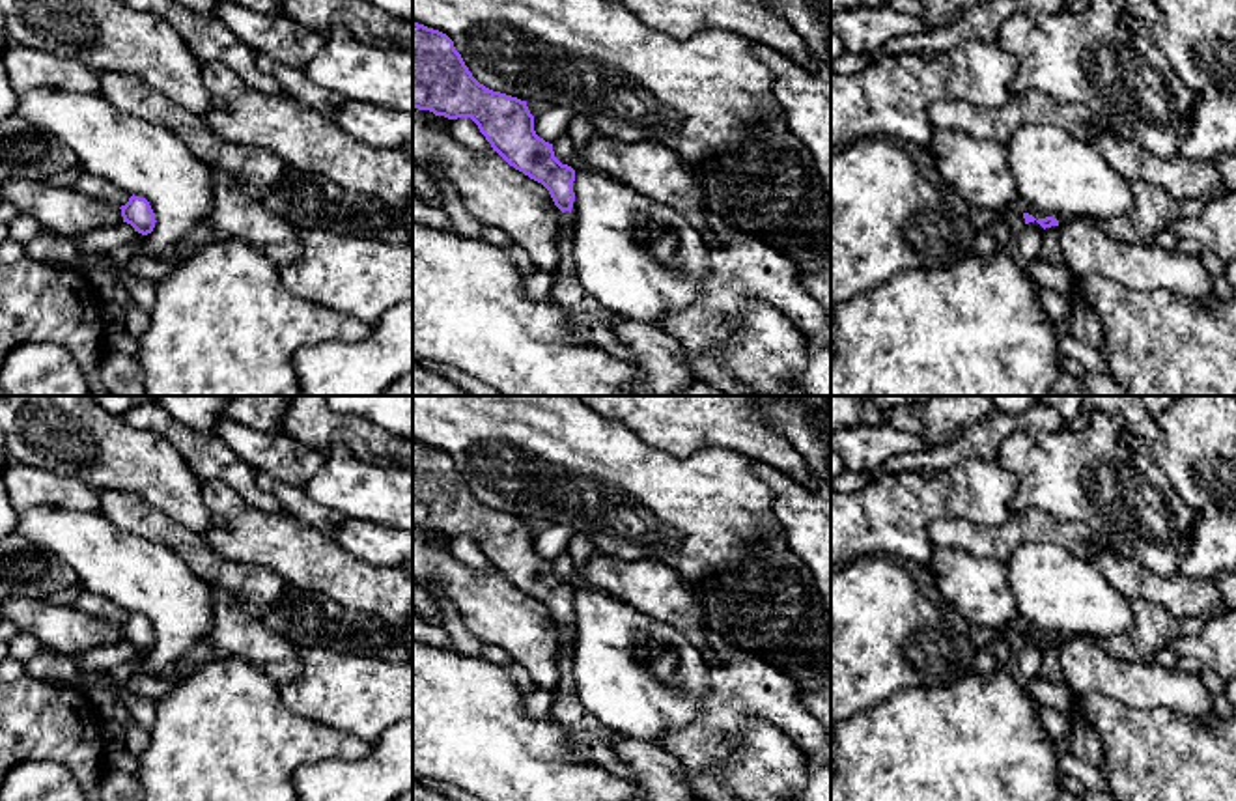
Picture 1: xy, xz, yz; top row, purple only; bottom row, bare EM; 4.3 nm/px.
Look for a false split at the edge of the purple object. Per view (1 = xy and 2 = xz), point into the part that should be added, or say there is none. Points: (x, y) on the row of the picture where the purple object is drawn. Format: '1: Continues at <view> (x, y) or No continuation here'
1: Continues at xy (96, 187)
2: No continuation here

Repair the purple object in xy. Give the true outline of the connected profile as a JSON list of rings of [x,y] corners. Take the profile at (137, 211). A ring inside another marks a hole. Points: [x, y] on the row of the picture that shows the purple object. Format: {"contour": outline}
{"contour": [[[82,172],[75,185],[82,194],[118,205],[121,209],[123,222],[131,224],[134,232],[147,235],[155,228],[155,213],[146,198],[131,196],[118,185]]]}

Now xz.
{"contour": [[[413,22],[413,108],[429,110],[448,119],[471,118],[491,144],[493,151],[515,170],[541,183],[562,213],[571,213],[575,200],[575,170],[562,164],[555,157],[553,144],[536,134],[534,116],[527,101],[493,91],[480,84],[456,50],[454,41],[446,34],[418,22]]]}

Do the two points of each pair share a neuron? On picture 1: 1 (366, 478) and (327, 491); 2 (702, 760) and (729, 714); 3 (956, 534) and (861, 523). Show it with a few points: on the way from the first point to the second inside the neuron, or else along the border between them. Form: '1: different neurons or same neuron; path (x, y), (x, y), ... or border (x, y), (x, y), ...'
1: same neuron; path (357, 484), (337, 484)
2: same neuron; path (702, 749), (702, 744), (717, 725)
3: different neurons; border (969, 519), (938, 518), (926, 533)

